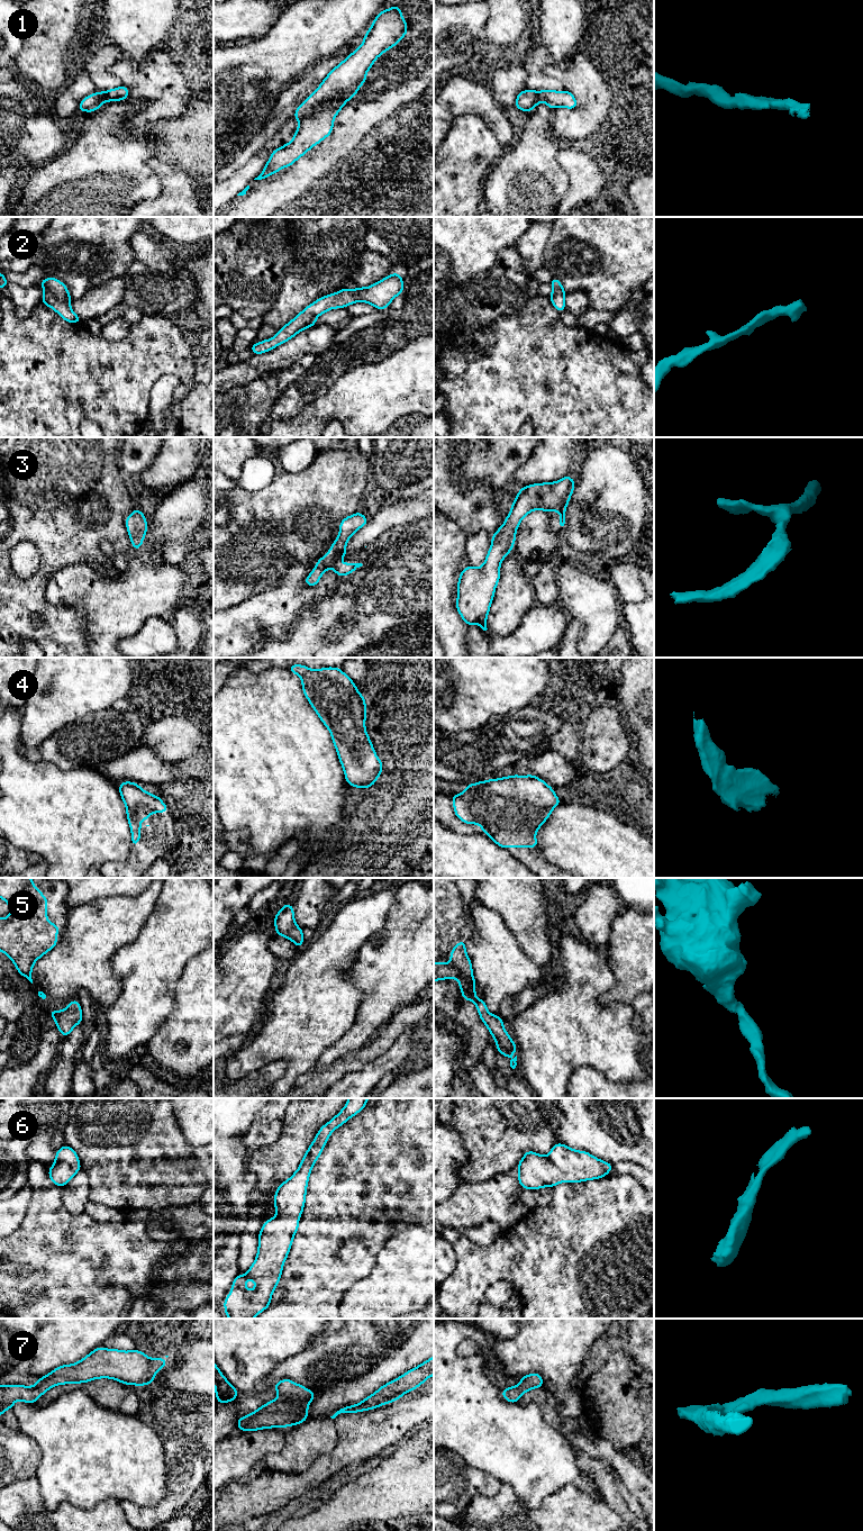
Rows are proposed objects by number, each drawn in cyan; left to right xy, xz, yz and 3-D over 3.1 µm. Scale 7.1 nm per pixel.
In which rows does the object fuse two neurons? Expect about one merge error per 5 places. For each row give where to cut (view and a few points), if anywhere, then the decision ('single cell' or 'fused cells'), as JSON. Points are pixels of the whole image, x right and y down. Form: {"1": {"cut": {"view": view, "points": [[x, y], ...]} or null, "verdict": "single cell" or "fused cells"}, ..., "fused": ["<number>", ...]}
{"1": {"cut": null, "verdict": "single cell"}, "2": {"cut": null, "verdict": "single cell"}, "3": {"cut": null, "verdict": "single cell"}, "4": {"cut": null, "verdict": "single cell"}, "5": {"cut": null, "verdict": "single cell"}, "6": {"cut": null, "verdict": "single cell"}, "7": {"cut": null, "verdict": "single cell"}, "fused": []}

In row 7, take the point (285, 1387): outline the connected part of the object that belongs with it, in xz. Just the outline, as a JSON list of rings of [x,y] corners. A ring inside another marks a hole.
[[[288,1378],[272,1386],[280,1397],[267,1402],[253,1413],[239,1417],[238,1430],[257,1431],[269,1428],[287,1428],[300,1424],[308,1419],[308,1405],[317,1392],[311,1392]]]

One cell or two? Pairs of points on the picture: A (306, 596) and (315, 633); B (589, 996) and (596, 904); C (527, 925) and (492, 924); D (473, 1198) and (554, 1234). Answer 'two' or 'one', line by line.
A: two
B: two
C: one
D: two

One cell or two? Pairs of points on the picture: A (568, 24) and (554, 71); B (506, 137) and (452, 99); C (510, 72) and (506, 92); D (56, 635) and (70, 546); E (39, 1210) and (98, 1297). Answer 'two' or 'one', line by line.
A: two
B: one
C: one
D: one
E: one

